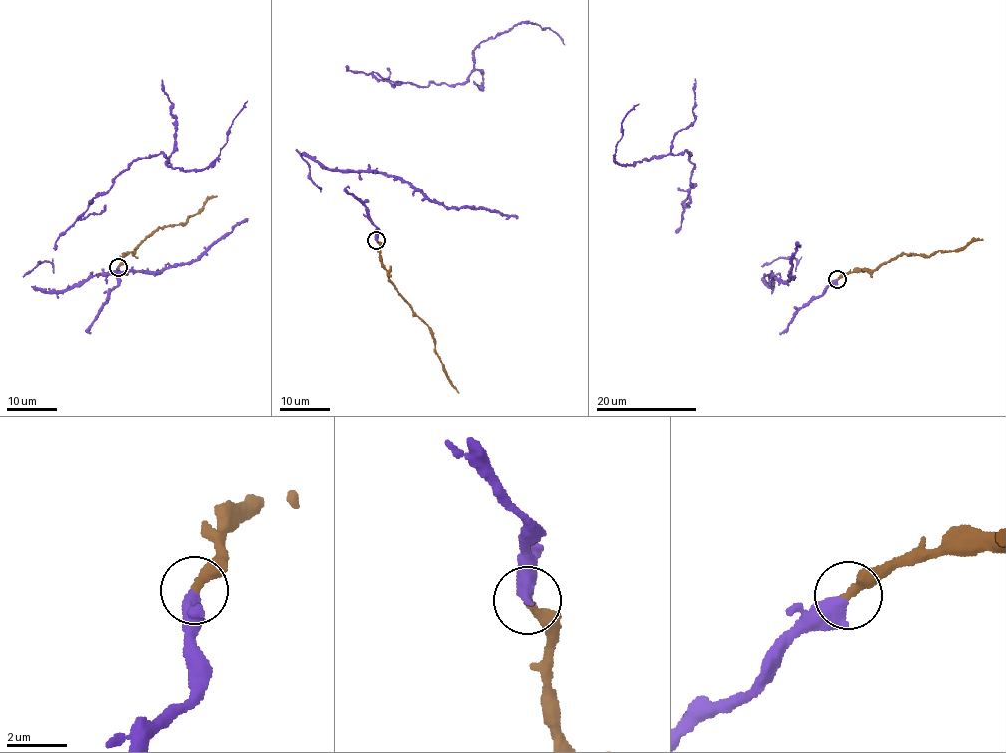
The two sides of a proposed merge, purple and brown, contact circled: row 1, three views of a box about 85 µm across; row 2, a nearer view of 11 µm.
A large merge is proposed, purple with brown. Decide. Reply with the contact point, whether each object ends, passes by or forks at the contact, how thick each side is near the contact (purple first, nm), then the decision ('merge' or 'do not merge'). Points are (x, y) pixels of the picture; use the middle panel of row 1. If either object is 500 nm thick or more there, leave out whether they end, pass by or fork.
at (376, 240); 500 nm thick on the purple side, 320 nm on the other; merge

